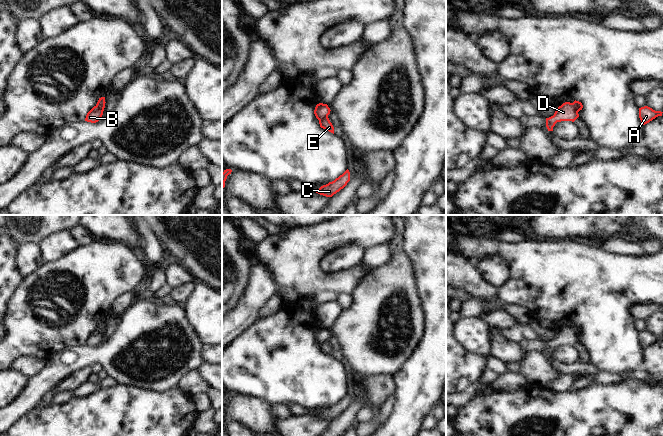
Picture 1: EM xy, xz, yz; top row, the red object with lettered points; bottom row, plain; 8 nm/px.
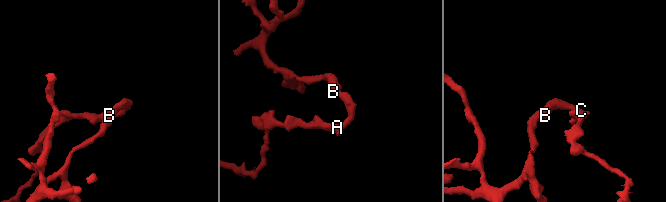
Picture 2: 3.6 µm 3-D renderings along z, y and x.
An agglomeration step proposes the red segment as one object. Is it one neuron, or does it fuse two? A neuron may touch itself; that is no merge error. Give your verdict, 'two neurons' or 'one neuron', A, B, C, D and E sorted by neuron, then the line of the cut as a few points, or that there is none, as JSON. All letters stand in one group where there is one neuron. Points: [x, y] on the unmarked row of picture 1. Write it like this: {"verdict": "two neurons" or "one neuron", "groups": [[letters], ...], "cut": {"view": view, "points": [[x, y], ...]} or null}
{"verdict": "two neurons", "groups": [["A", "C", "E"], ["B", "D"]], "cut": {"view": "yz", "points": [[571, 327], [577, 336]]}}

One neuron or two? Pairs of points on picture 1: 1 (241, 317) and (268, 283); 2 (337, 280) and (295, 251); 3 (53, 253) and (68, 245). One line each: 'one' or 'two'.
1: one
2: one
3: one

